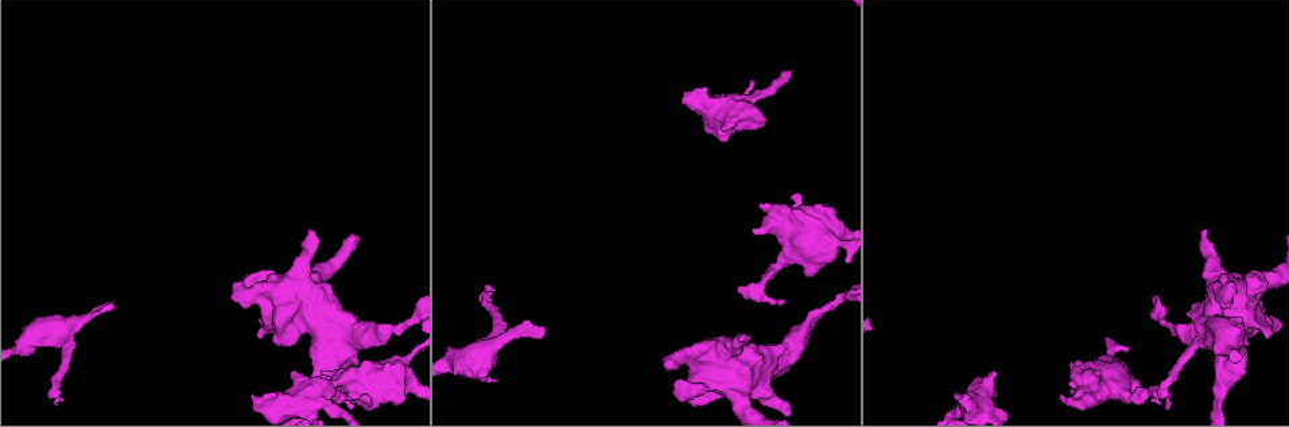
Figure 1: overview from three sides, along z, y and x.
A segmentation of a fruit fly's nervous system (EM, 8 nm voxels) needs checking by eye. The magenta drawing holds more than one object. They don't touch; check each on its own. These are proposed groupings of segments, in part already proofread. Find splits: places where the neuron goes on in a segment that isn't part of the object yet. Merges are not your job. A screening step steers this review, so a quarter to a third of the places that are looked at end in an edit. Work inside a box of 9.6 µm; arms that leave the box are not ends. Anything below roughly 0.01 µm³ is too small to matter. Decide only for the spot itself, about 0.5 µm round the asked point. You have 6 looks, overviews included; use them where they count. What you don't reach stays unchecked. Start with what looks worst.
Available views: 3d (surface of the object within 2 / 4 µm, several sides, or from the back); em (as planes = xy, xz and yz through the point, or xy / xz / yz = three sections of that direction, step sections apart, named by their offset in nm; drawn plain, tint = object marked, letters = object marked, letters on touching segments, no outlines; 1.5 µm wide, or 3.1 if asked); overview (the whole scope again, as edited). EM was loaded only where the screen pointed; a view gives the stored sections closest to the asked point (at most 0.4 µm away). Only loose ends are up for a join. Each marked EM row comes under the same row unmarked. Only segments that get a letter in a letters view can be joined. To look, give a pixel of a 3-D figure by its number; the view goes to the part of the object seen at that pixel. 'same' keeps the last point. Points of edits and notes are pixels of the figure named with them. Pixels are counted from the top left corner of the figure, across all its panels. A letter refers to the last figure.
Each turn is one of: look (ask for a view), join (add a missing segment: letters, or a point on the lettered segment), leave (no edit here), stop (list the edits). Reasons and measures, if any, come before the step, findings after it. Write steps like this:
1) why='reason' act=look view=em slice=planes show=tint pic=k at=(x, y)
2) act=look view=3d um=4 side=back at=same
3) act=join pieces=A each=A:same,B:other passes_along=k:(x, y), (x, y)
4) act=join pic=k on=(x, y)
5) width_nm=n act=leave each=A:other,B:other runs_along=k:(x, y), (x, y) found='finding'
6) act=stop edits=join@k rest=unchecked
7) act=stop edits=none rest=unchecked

why='an open end' act=look view=em slice=xz step=4 show=letters pic=1 at=(1155, 394)

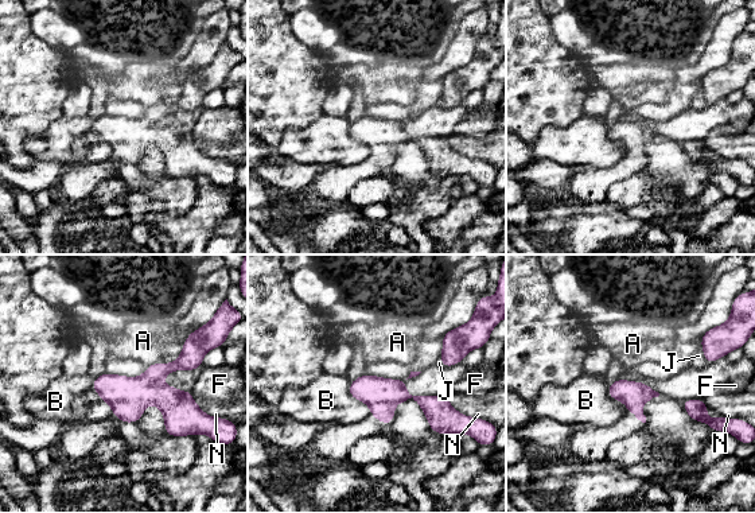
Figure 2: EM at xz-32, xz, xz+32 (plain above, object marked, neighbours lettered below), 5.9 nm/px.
why='another direction' act=look view=em slice=planes show=letters at=same

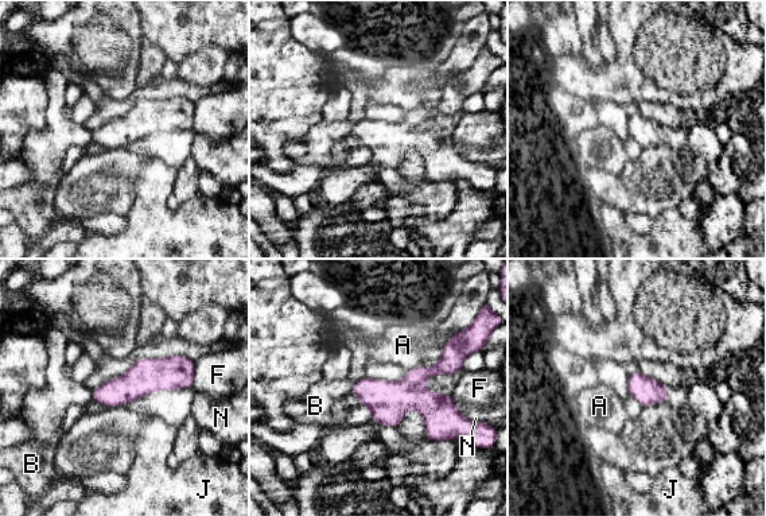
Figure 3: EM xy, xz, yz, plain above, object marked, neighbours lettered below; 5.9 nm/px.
longest_contact=N:170nm act=leave each=A:other,B:other,F:other,J:other,N:other border=3:(362, 404), (372, 415) found='none of them fits'

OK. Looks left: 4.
why='free end' act=look view=em slice=xz step=8 show=letters pic=1 at=(291, 371)

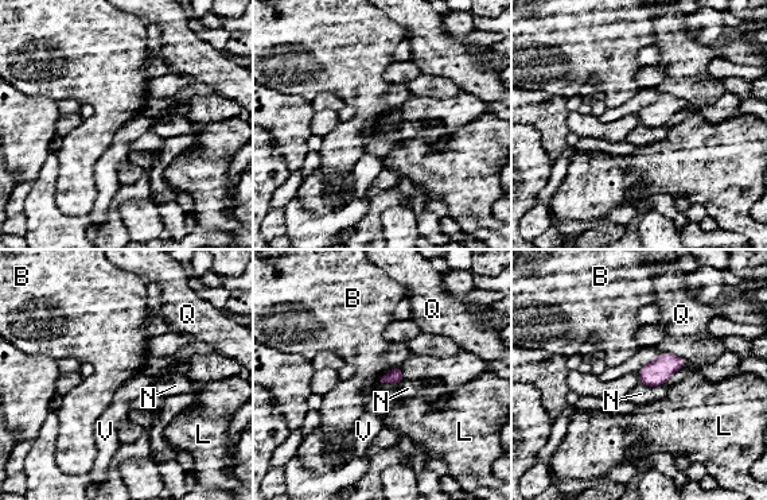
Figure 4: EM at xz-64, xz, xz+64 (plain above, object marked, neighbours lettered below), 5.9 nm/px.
act=leave each=B:other,L:other,N:other,Q:other,V:other border=4:(393, 367), (378, 380) found='none of them fits'

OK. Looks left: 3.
why='free end' act=look view=em slice=xz step=4 show=tint pic=1 at=(785, 368)

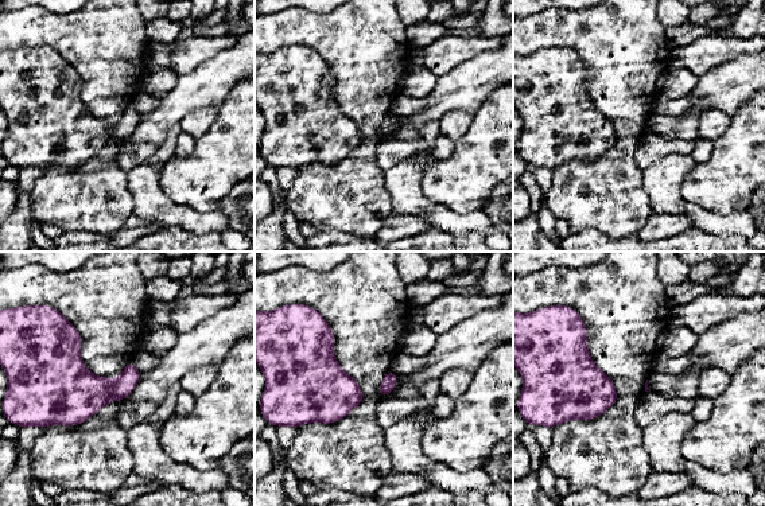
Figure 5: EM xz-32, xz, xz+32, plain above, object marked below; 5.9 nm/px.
act=look view=em slice=planes show=letters at=same

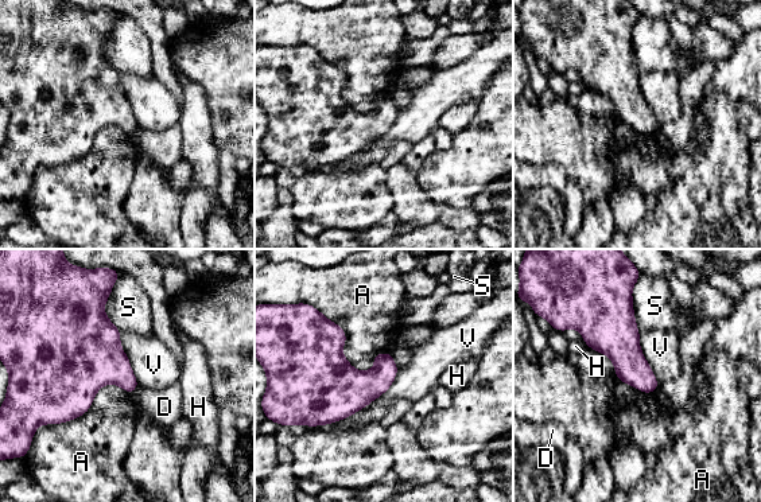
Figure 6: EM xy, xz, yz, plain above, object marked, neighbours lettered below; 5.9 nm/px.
act=leave each=A:other,D:other,H:other,S:other,V:other border=6:(319, 311), (356, 369), (387, 353) found='no lettered segment goes on from it'

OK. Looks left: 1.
act=stop edits=none rest=unchecked

